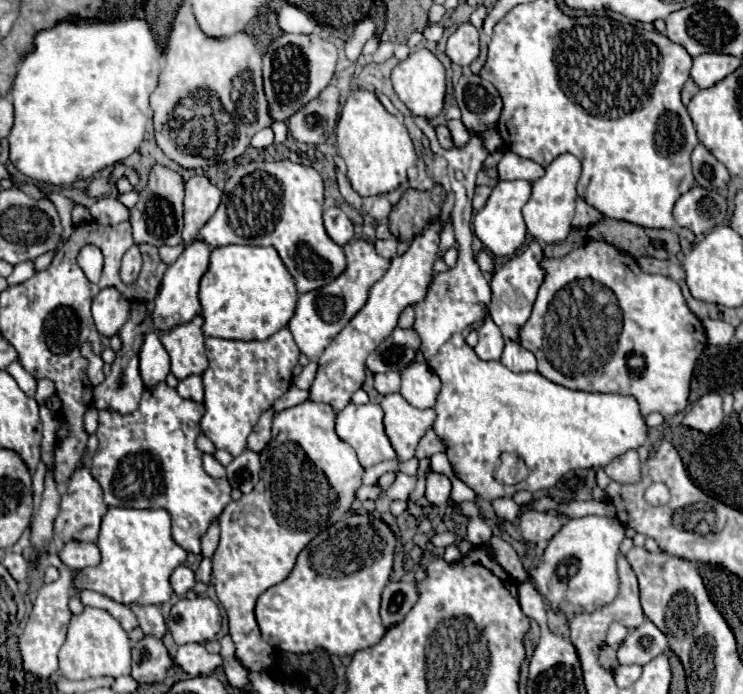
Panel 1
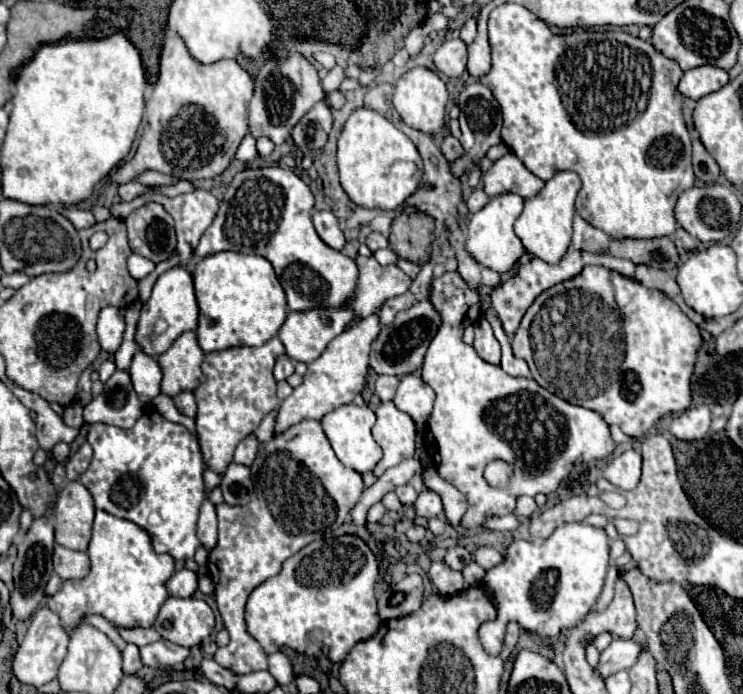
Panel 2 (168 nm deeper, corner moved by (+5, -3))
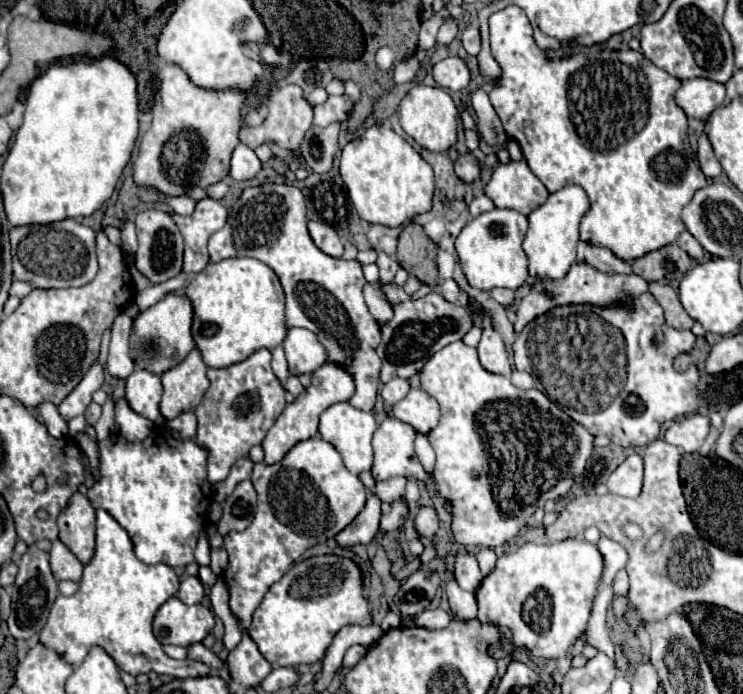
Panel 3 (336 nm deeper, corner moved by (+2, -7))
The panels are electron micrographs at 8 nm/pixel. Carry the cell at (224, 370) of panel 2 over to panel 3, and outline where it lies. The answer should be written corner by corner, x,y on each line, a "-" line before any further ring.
262,348
238,364
226,368
208,368
210,388
194,412
198,418
196,442
208,450
208,480
212,484
224,480
230,472
230,466
248,454
252,446
264,440
266,432
286,406
286,390
274,376
270,358
270,350

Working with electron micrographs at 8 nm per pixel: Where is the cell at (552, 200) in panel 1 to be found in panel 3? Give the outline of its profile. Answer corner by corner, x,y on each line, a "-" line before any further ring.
564,186
558,192
552,192
548,200
538,206
530,216
530,228
524,236
522,248
528,256
528,270
530,276
538,278
564,278
570,266
576,262
576,244
578,244
578,224
582,220
582,214
588,210
588,196
580,186

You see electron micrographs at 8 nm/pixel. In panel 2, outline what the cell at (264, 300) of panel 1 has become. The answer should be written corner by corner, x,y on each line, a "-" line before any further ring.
217,252
201,258
193,270
193,284
199,302
199,328
195,334
205,354
235,346
261,346
277,336
285,322
287,300
271,262
263,256

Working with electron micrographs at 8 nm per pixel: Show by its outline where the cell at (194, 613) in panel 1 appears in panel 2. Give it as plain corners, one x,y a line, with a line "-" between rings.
169,596
153,626
169,642
191,648
199,646
213,632
215,616
205,600

